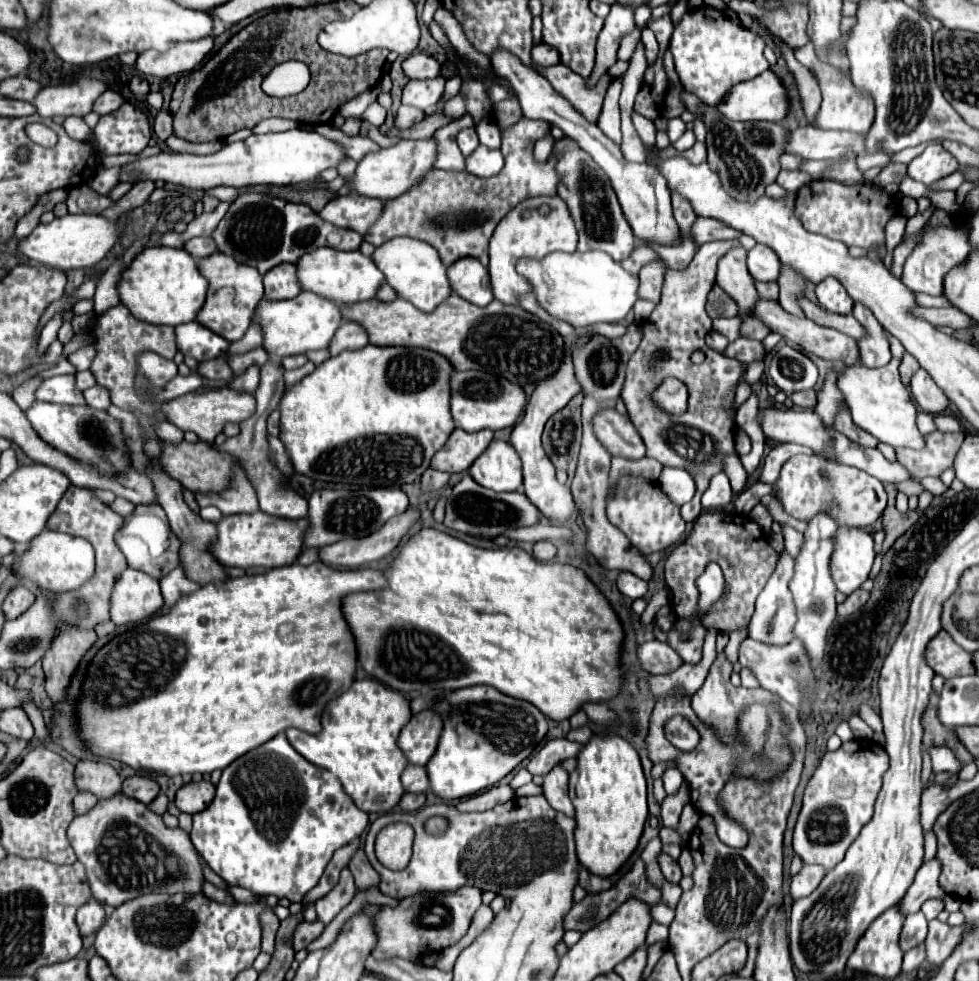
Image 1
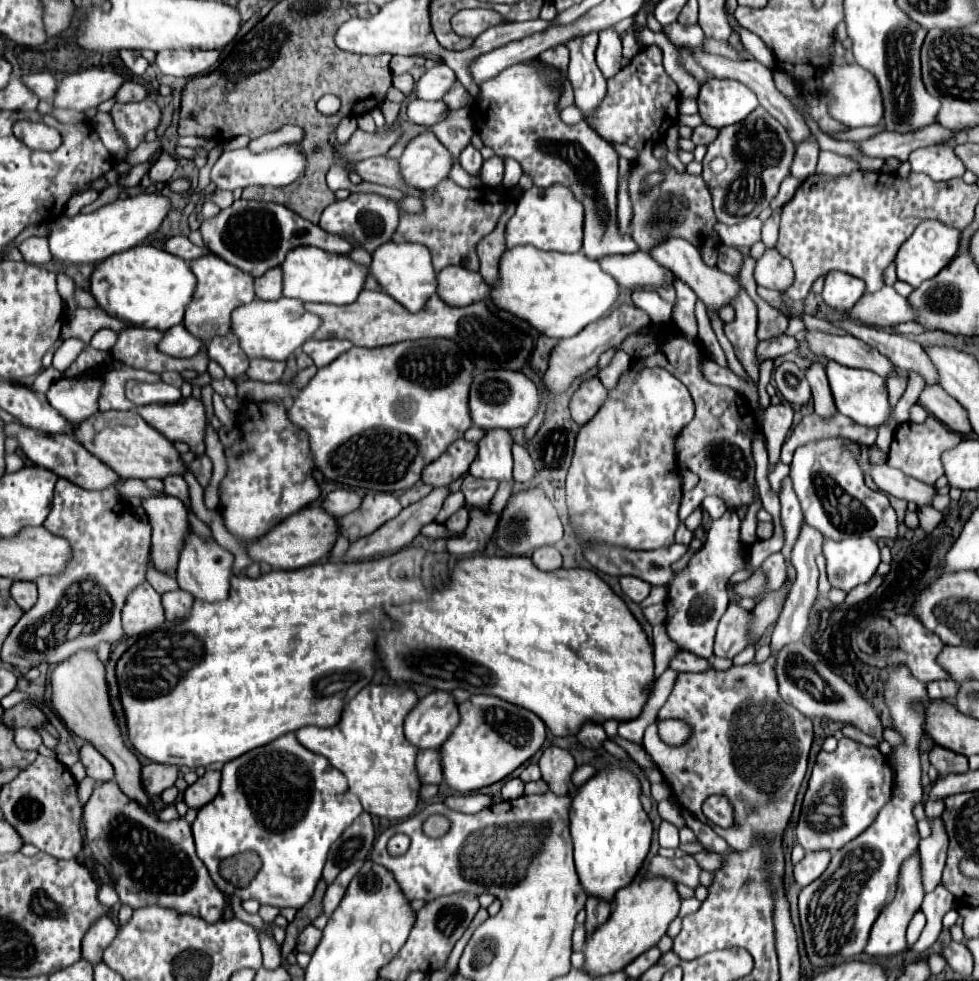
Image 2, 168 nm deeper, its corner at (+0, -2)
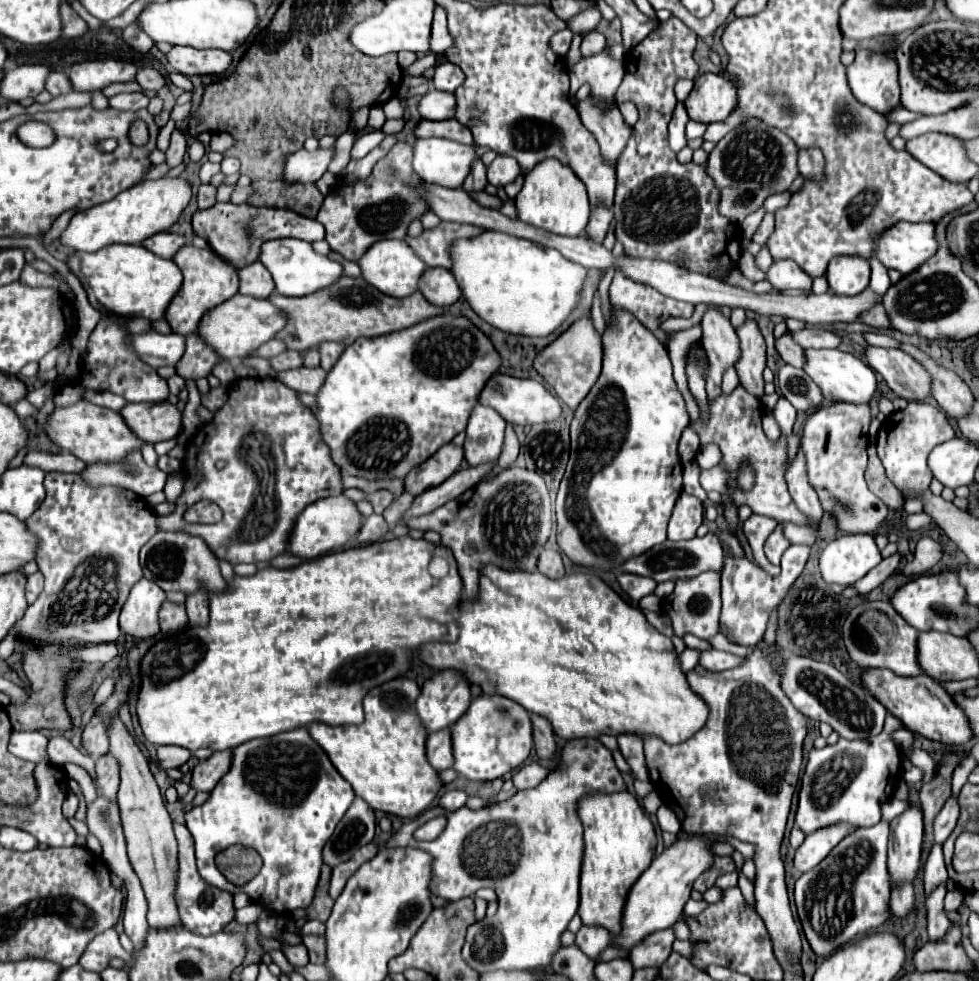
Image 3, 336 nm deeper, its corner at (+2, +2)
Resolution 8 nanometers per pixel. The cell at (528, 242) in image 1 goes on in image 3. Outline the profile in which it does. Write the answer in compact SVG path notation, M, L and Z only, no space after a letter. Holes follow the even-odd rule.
M546 159L538 163L530 171L530 175L524 177L524 187L516 195L516 209L520 221L544 229L548 233L566 235L566 237L584 235L590 217L590 205L584 183L574 175L570 167L564 167L558 159Z

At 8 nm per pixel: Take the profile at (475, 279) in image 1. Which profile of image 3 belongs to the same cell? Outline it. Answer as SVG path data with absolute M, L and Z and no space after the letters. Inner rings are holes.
M442 267L428 269L422 275L420 291L436 307L450 307L462 297L462 289L458 287L454 275Z

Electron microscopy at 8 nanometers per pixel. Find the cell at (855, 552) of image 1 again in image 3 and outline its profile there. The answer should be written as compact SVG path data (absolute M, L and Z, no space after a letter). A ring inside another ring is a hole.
M842 535L830 541L820 555L820 571L826 583L854 585L882 561L872 535Z

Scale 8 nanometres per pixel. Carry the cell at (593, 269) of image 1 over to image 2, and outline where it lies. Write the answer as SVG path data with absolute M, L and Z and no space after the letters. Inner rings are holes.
M512 247L498 259L498 281L490 291L492 303L528 321L536 331L552 339L580 333L588 323L604 317L618 297L618 283L584 253L540 251L536 247Z

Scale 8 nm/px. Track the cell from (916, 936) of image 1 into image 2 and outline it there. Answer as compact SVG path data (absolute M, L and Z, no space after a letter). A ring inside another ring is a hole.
M916 911L916 915L912 917L912 921L910 921L910 925L908 925L908 931L906 931L908 947L912 947L912 945L918 941L918 937L920 937L924 925L926 925L926 917L924 917L924 913L922 913L922 911Z

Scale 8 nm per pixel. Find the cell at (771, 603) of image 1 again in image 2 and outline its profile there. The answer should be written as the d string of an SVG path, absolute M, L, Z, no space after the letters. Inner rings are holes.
M790 473L782 479L782 489L780 489L778 497L782 503L782 525L784 525L784 537L786 537L782 555L788 559L792 553L792 545L796 543L796 535L800 533L800 525L802 525L802 509L800 509L796 493L792 489Z

